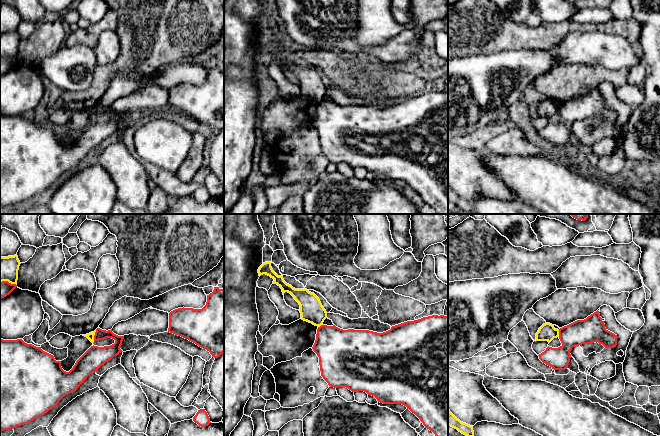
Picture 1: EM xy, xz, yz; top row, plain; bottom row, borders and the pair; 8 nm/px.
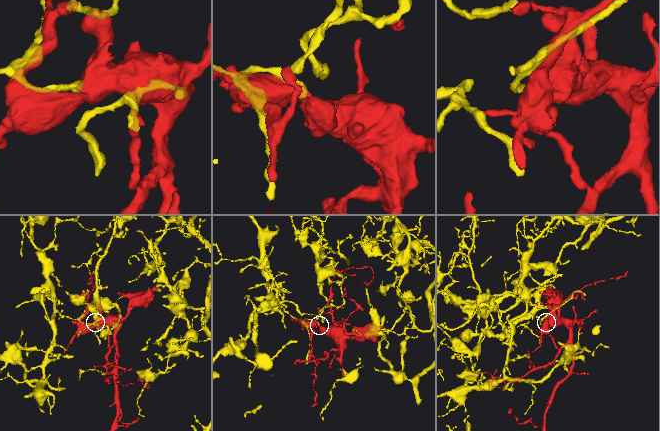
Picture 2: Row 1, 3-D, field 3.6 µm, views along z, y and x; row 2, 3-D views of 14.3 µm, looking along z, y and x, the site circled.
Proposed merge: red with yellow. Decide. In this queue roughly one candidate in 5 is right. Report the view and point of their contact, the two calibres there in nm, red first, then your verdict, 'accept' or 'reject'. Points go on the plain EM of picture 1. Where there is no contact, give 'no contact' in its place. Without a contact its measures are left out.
contact xy (94, 112); calibres 170 and 60 nm; reject

